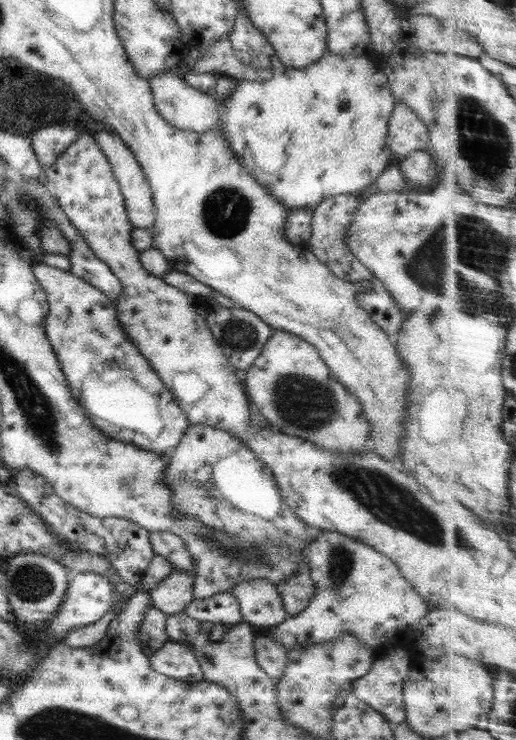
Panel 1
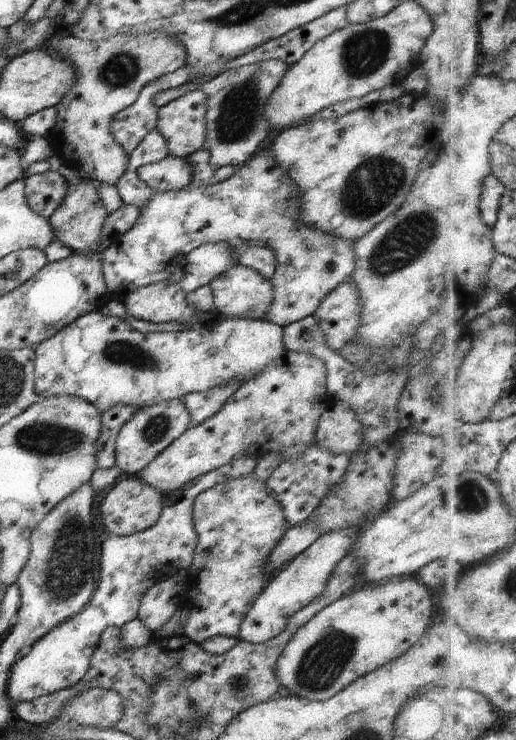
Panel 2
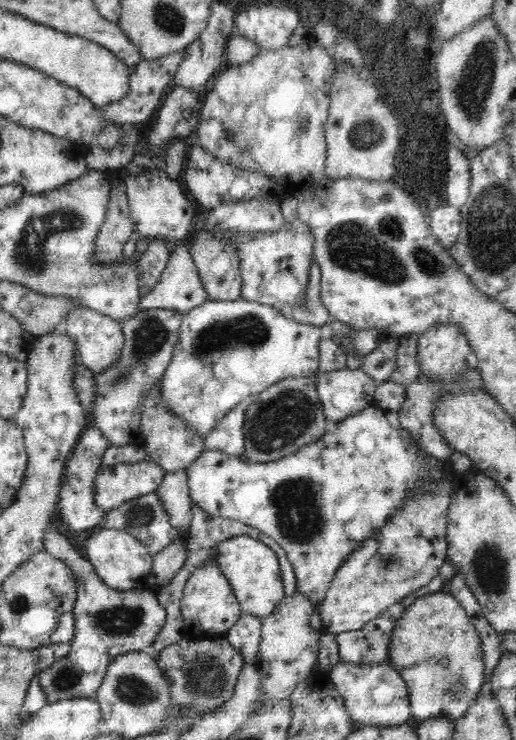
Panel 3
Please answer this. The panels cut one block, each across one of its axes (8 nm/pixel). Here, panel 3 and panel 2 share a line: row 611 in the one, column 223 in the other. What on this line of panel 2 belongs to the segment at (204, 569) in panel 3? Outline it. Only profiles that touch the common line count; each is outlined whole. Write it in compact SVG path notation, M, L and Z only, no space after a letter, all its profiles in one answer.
M261 148L247 162L235 167L233 174L223 182L207 186L187 186L181 190L156 192L149 198L147 206L141 208L135 225L117 237L117 242L101 253L100 265L103 280L109 296L121 300L127 292L168 280L175 265L182 256L202 244L244 241L261 244L271 250L275 258L275 270L270 278L271 304L262 321L284 327L302 318L311 316L321 298L329 294L337 284L350 278L355 268L353 242L343 238L333 238L321 230L313 230L299 222L297 192L291 178L281 173L281 168L273 162L271 150Z

